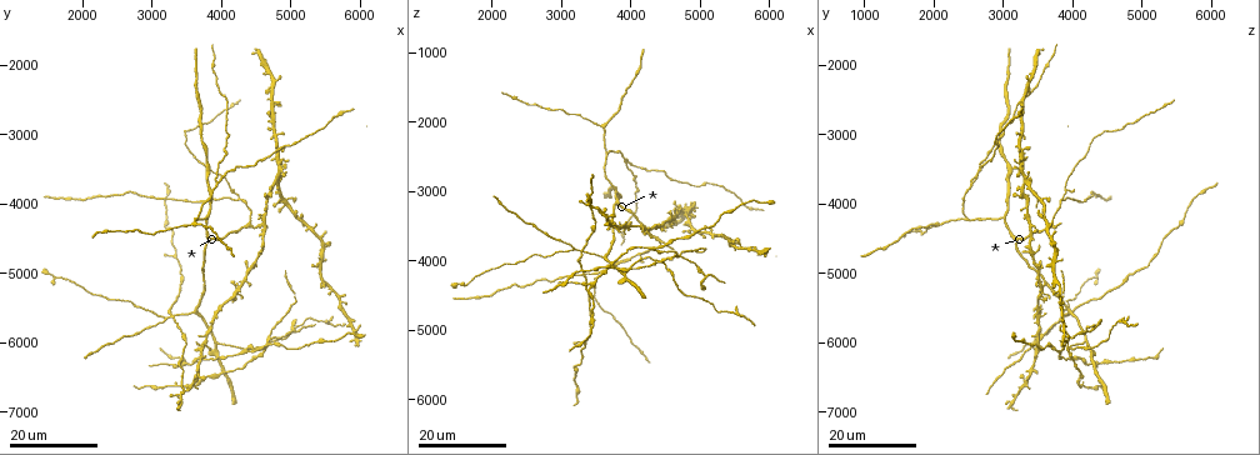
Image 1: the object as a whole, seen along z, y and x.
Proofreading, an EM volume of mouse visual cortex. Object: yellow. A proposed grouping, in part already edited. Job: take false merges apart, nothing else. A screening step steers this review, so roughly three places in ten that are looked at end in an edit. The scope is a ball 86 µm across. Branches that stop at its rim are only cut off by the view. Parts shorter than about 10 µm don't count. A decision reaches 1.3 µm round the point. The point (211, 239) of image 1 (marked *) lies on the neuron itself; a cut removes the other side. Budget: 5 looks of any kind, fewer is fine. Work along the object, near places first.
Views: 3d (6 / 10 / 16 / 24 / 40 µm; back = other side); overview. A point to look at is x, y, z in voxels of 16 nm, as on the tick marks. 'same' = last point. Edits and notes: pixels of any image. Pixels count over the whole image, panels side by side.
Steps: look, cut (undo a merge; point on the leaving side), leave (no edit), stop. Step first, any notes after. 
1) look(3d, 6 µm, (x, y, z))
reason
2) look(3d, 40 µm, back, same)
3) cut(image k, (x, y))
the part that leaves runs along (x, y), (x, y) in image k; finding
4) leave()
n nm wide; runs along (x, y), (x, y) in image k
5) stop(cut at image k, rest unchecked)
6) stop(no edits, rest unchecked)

look(3d, 16 µm, (3300, 5600, 3900))
four arms meet

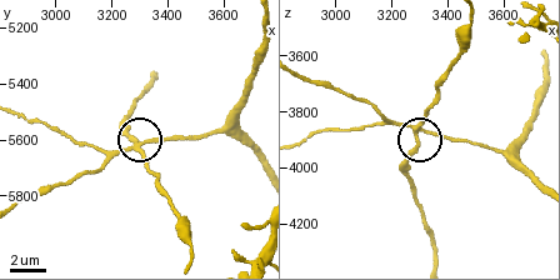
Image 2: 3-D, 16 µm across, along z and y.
look(3d, 10 µm, (3300, 5630, 3850))

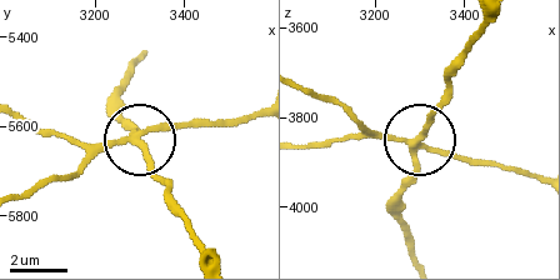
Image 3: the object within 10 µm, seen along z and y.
cut(image 3, (129, 123))
230 nm wide; the part that leaves runs along (134, 139), (120, 93), (139, 63) in image 3; a second neuron is stuck on

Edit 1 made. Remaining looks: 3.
look(overview)
redraw

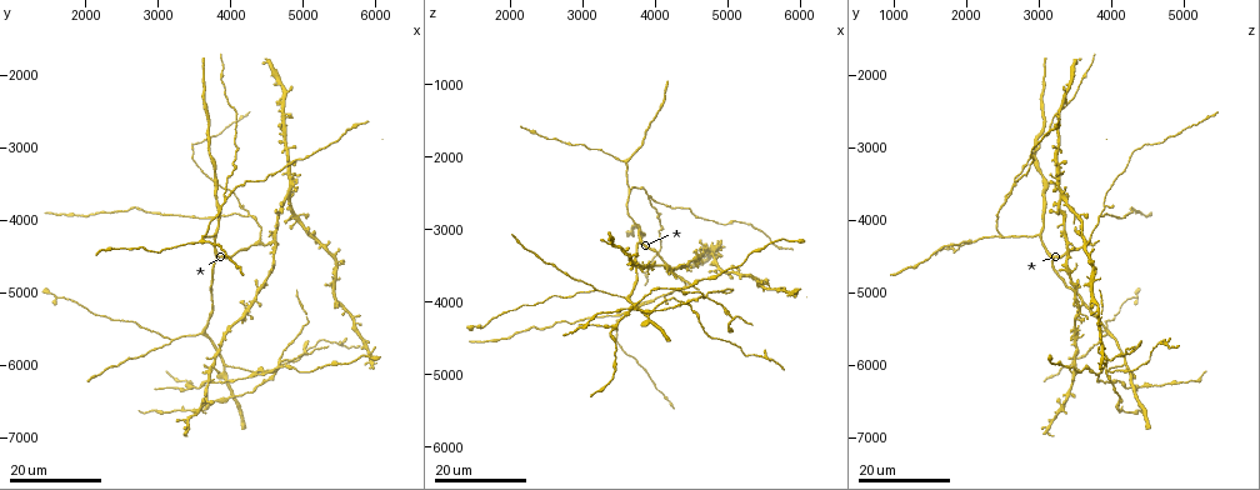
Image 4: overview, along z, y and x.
look(3d, 16 µm, (4300, 3900, 3800))
thin arm on a thick one

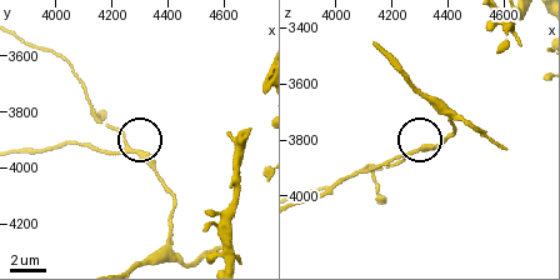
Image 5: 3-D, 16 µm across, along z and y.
look(3d, 10 µm, (4250, 3920, 3850))
zoom in

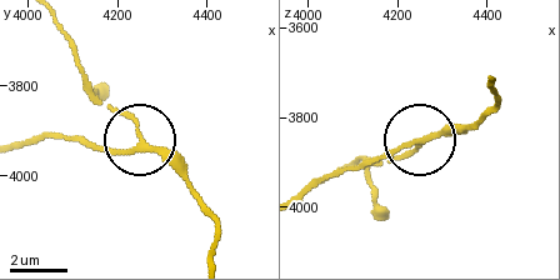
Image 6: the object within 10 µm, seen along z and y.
leave()
runs along (210, 253), (218, 231), (210, 209), (91, 90) in image 6; continuous, no second neuron

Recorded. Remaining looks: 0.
stop(cut at image 3, rest unchecked)

